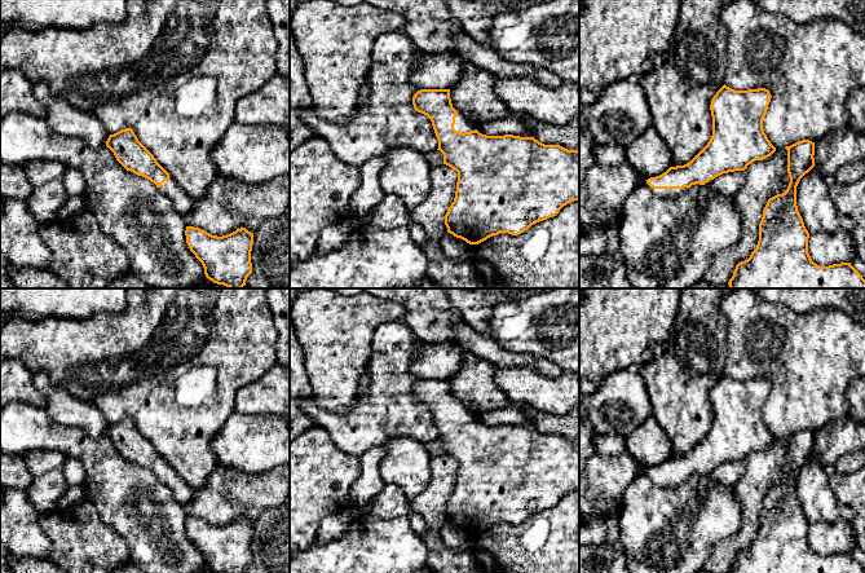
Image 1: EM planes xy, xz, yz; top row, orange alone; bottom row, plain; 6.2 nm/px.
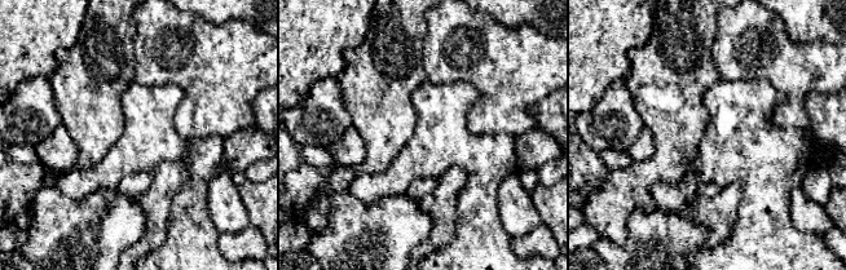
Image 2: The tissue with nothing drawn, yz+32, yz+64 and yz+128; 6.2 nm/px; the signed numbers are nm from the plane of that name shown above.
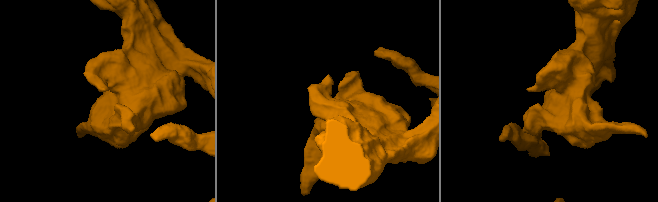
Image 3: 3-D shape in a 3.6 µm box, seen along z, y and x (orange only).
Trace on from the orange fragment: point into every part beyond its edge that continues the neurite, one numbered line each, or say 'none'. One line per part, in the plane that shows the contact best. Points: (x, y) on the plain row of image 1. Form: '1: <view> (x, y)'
1: xz (462, 414)

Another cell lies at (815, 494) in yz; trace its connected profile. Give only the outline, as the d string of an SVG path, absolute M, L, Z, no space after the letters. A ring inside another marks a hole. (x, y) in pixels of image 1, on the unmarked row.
M815 458L806 463L796 476L798 501L809 525L833 523L842 517L829 479L824 466Z

